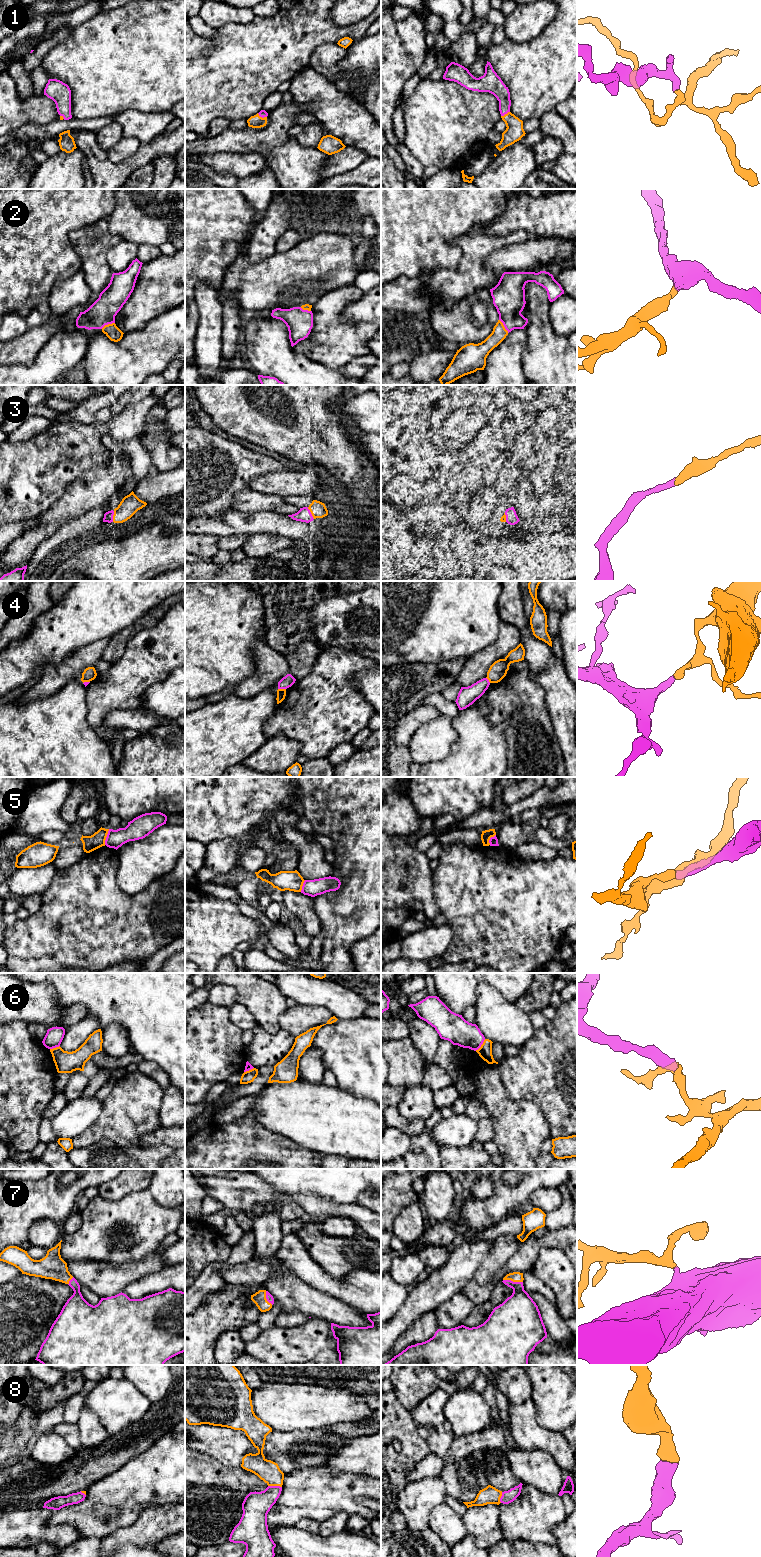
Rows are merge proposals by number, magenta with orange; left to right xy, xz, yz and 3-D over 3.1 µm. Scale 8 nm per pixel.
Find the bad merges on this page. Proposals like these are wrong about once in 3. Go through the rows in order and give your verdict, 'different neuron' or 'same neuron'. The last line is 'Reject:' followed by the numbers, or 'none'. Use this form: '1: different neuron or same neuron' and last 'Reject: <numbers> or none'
1: same neuron
2: same neuron
3: same neuron
4: different neuron
5: different neuron
6: different neuron
7: same neuron
8: same neuron
Reject: 4, 5, 6

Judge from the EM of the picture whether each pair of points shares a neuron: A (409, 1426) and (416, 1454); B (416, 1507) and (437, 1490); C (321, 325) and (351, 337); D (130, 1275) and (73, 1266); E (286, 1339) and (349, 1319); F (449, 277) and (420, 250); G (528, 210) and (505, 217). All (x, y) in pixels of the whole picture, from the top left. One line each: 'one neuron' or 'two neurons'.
A: one neuron
B: one neuron
C: one neuron
D: one neuron
E: two neurons
F: two neurons
G: one neuron

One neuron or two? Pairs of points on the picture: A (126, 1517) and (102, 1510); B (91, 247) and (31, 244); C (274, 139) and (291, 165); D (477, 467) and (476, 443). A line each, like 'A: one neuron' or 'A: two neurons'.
A: two neurons
B: two neurons
C: two neurons
D: two neurons

